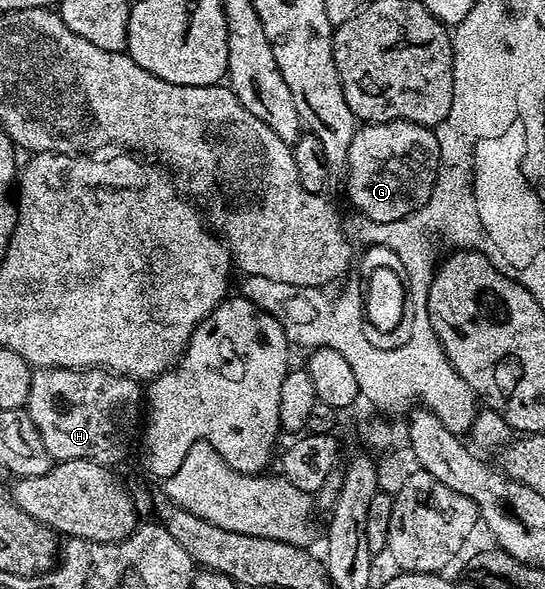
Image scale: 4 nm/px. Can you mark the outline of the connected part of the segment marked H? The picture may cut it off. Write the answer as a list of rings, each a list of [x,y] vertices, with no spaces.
[[[33,368],[26,408],[53,462],[86,459],[116,467],[119,461],[127,459],[132,436],[138,433],[142,385],[135,377],[122,377],[107,369]]]

